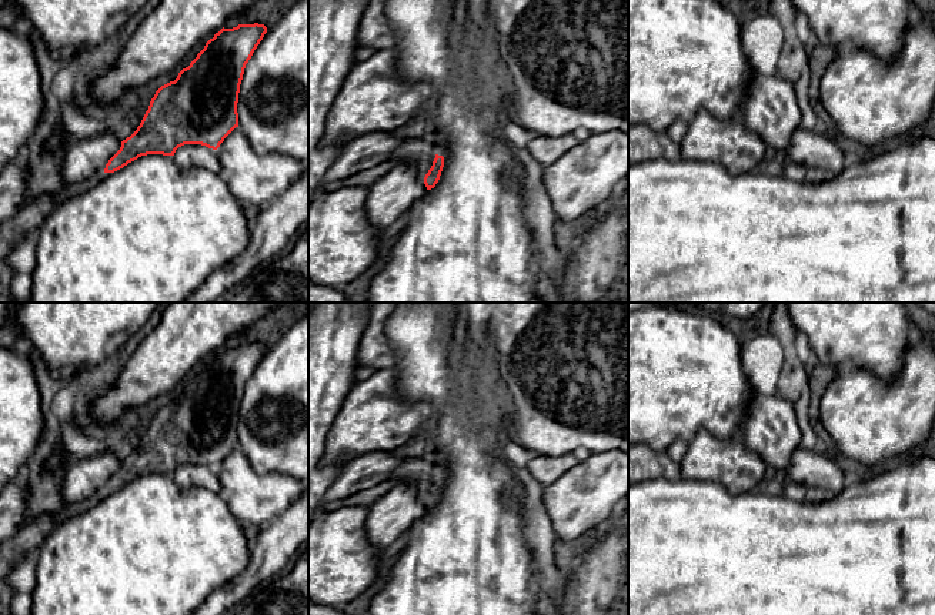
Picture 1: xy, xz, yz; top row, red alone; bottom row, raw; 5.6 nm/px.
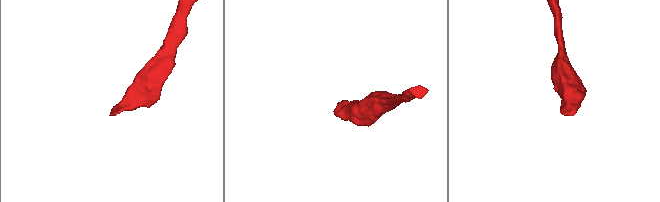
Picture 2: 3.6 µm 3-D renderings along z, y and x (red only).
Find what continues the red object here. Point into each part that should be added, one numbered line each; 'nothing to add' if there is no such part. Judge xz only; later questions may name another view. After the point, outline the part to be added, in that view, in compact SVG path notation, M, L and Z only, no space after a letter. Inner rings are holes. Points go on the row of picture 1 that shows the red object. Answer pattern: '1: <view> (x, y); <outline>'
1: xz (420, 151); M427 137L407 138L393 151L390 160L397 164L411 164L427 174L435 158L435 147Z

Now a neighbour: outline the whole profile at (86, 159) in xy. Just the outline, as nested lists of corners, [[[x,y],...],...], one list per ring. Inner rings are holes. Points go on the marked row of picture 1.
[[[110,133],[67,144],[61,161],[63,185],[71,185],[104,173],[121,140]]]

